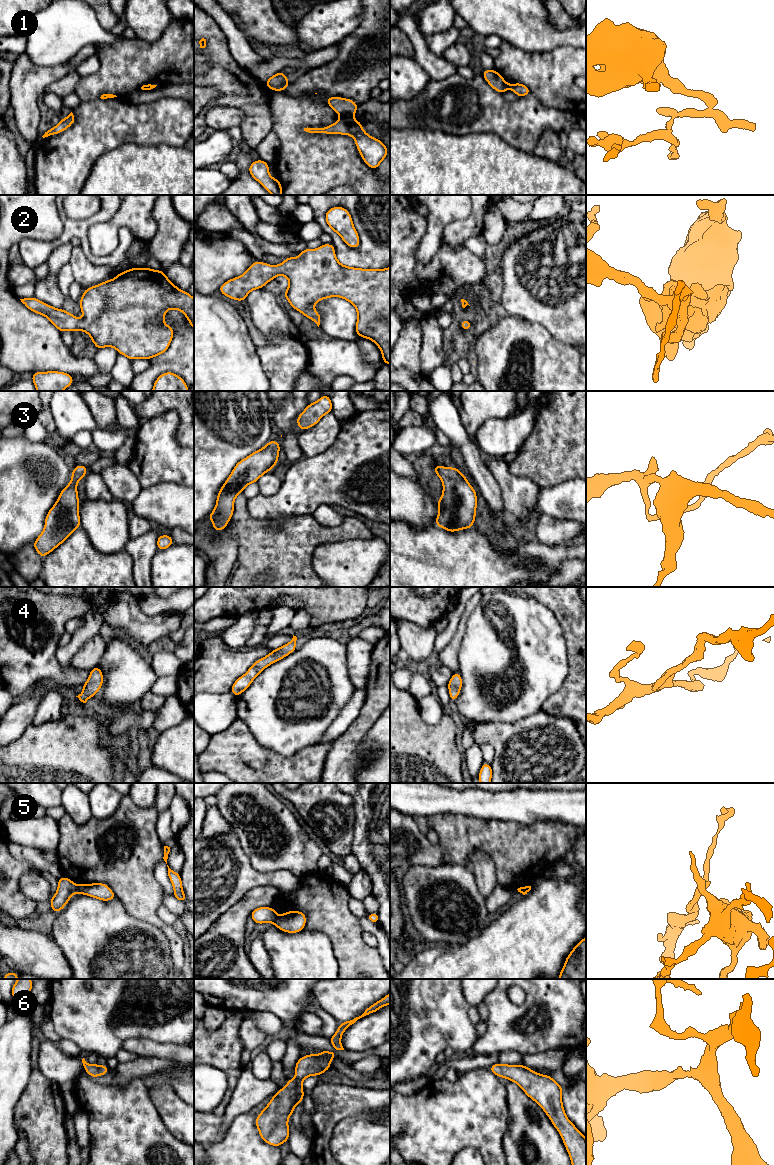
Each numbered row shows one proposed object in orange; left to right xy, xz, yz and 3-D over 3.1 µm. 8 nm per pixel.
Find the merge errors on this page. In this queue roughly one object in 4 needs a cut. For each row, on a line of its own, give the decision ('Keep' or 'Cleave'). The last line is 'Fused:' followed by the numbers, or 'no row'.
1: Cleave
2: Keep
3: Keep
4: Keep
5: Cleave
6: Keep
Fused: 1, 5

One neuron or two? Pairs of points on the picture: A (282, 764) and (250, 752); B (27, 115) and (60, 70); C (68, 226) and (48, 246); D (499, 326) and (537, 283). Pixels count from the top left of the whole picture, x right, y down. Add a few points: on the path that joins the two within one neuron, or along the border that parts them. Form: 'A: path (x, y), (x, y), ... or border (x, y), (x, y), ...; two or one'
A: path (274, 764), (261, 763), (258, 760); one
B: path (27, 102), (27, 97), (47, 77); one
C: path (67, 232), (54, 244); one
D: border (506, 313), (519, 316), (531, 322); two

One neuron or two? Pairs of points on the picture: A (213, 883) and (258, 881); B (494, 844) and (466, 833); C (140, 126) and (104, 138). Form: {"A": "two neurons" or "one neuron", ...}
{"A": "one neuron", "B": "one neuron", "C": "one neuron"}

